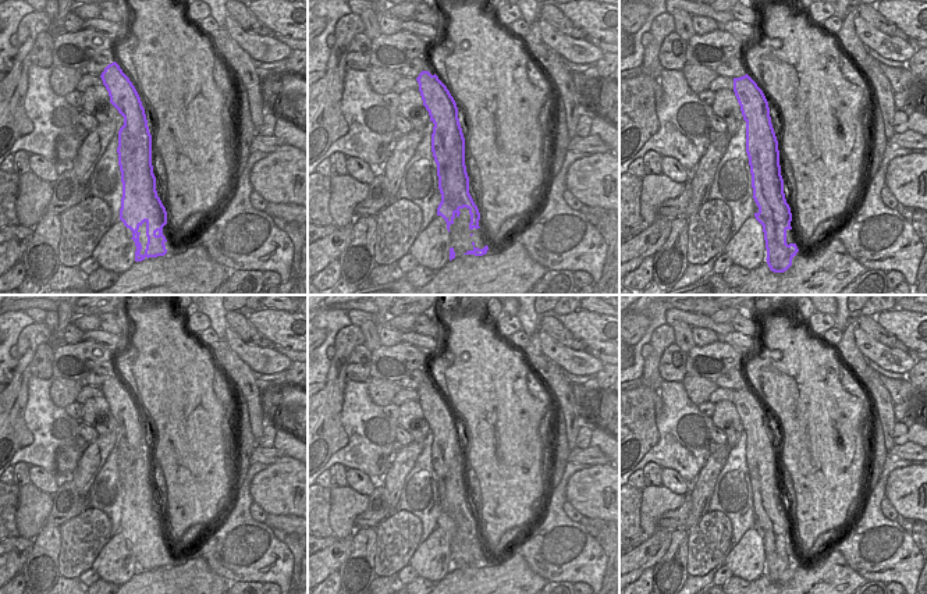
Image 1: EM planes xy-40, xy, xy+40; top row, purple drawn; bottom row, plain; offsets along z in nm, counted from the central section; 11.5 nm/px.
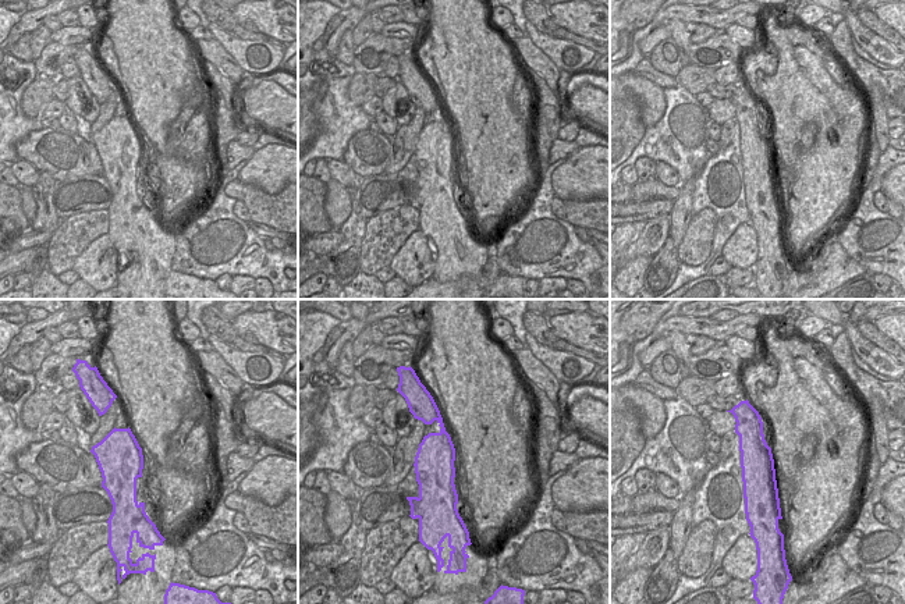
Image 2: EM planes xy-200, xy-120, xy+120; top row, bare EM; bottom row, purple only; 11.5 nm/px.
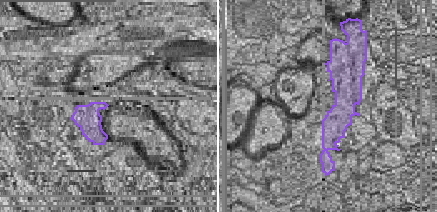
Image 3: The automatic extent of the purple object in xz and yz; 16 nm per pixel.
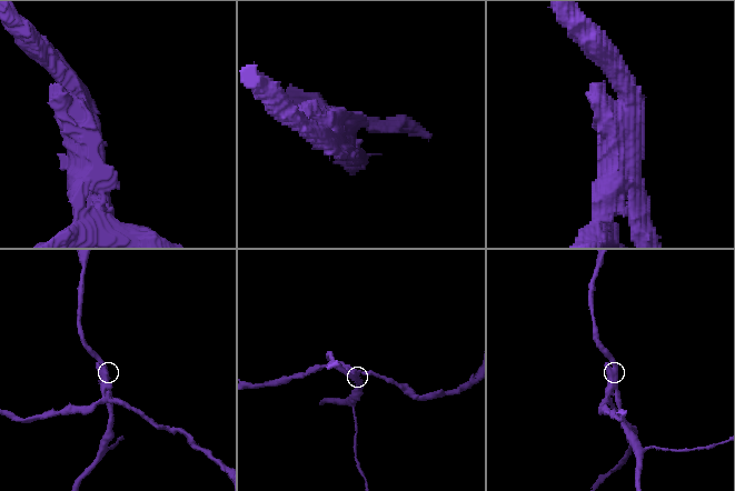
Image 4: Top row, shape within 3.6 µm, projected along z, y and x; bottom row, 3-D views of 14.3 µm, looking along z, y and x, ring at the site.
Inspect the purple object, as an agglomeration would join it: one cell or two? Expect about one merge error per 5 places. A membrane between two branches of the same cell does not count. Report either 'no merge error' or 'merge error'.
merge error

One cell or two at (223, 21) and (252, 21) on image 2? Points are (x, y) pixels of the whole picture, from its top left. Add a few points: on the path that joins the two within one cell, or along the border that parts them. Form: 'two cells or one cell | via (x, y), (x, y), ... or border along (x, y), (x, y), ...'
two cells | border along (233, 14), (238, 22)

